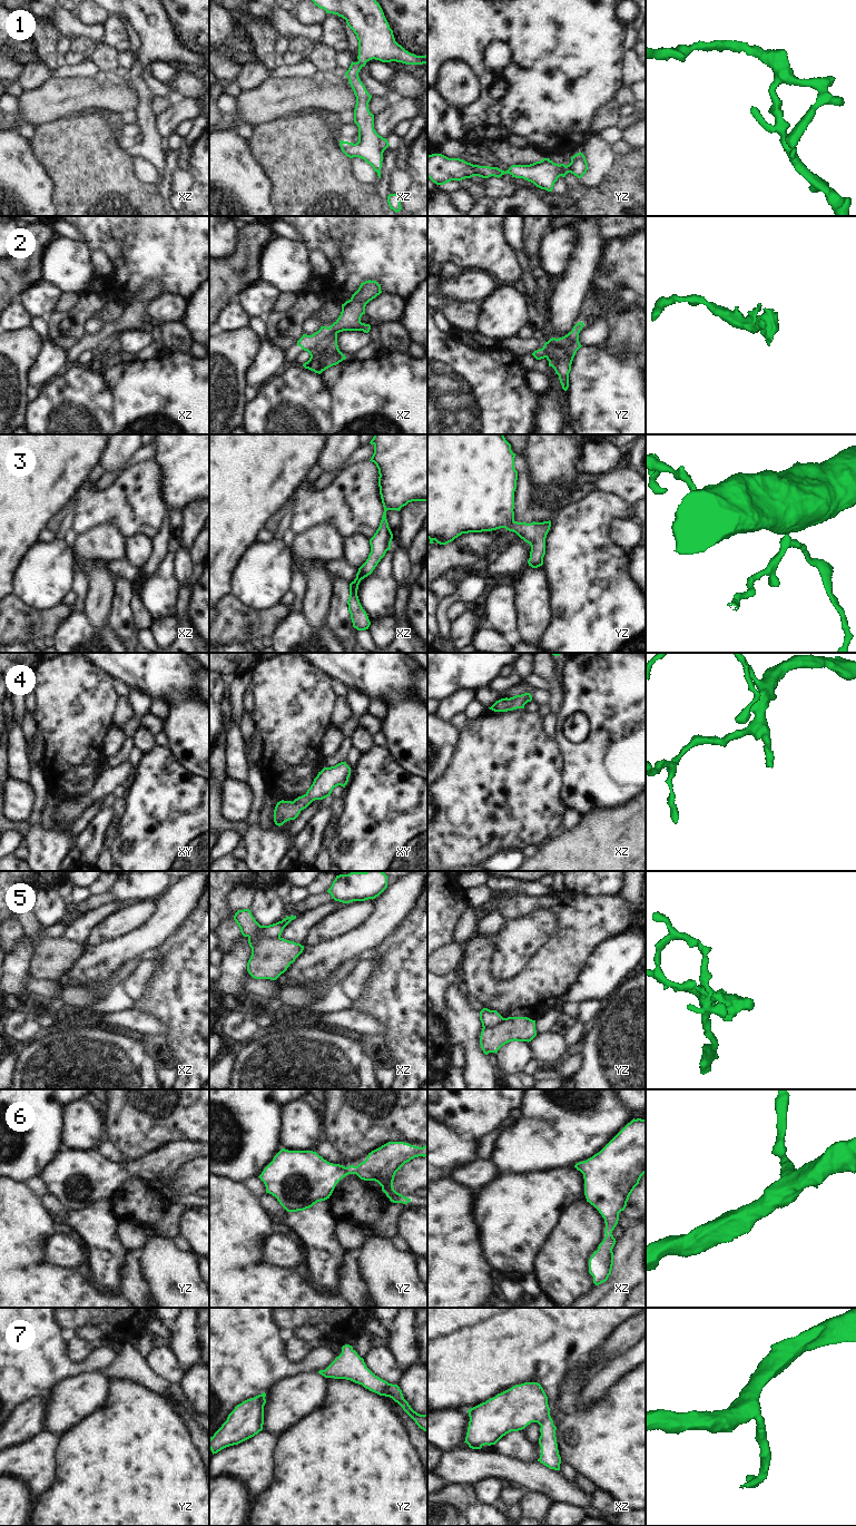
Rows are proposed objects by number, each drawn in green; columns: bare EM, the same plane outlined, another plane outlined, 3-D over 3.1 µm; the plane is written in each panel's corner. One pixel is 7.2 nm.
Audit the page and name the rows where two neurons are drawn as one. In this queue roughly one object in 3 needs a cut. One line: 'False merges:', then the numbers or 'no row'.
False merges: 5

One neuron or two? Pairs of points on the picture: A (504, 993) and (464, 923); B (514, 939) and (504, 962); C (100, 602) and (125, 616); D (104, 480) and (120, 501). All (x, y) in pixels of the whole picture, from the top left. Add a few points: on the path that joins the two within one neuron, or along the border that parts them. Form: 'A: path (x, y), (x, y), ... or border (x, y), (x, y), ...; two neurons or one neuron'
A: border (474, 933), (462, 946); two neurons
B: path (514, 945), (510, 957); one neuron
C: border (115, 583), (112, 606), (107, 625); two neurons
D: border (128, 468), (106, 487), (92, 488); two neurons

